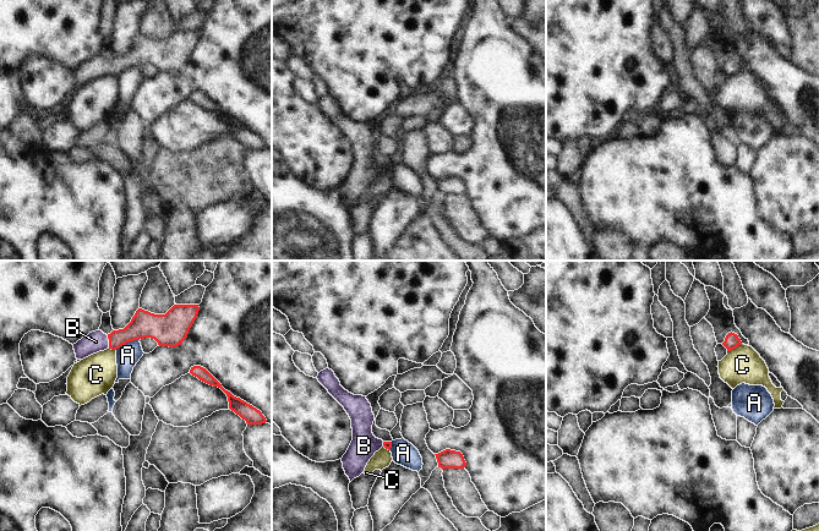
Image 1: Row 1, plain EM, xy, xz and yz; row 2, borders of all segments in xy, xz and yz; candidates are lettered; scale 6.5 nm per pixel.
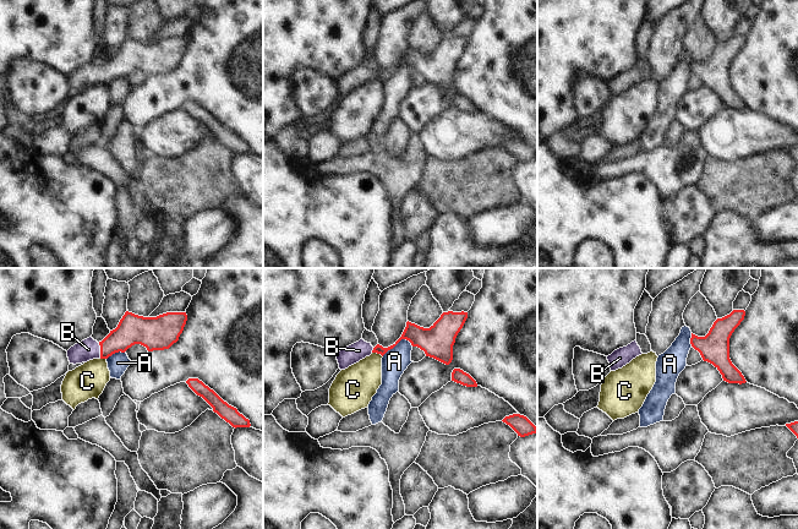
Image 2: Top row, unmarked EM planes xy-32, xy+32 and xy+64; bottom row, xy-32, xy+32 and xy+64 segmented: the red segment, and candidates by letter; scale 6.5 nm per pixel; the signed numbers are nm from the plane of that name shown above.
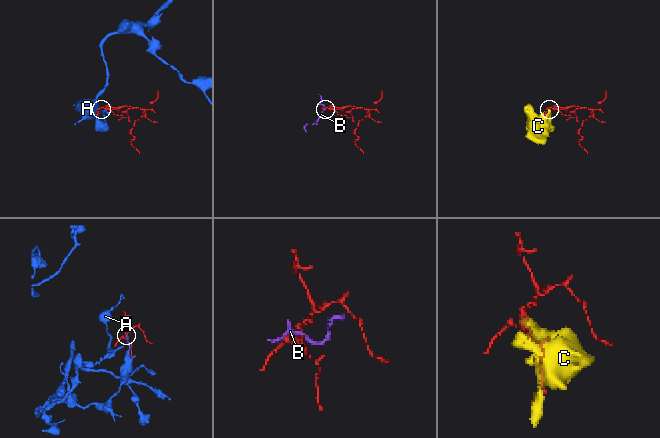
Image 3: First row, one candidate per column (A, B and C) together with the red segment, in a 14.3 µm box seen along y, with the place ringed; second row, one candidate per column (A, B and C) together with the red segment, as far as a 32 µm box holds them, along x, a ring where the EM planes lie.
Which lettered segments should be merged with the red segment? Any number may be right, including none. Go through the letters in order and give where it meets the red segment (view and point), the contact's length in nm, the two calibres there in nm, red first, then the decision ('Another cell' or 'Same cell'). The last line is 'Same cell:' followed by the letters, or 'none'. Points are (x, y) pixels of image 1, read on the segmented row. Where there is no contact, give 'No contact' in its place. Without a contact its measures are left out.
A: Touches red at xy (127, 341). Shared border 180 nm. Thickness 190 nm (red) against 150 nm. Another cell
B: Touches red at xy (109, 341). Shared border 90 nm. Thickness 160 nm (red) against 140 nm. Same cell
C: Touches red at yz (733, 348). Shared border 110 nm. Thickness 100 nm (red) against 240 nm. Another cell
Same cell: B

